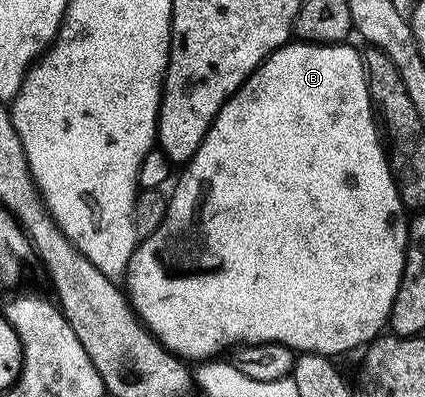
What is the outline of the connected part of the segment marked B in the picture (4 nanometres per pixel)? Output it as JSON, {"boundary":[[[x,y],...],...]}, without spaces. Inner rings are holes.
{"boundary":[[[291,42],[287,47],[277,49],[221,110],[201,150],[197,150],[190,164],[182,169],[183,177],[179,185],[178,180],[174,185],[175,193],[170,193],[161,230],[157,230],[157,234],[142,241],[135,249],[131,265],[127,268],[125,291],[147,331],[171,355],[178,356],[184,362],[211,362],[222,357],[219,356],[222,352],[227,354],[240,346],[283,344],[299,354],[315,352],[319,356],[340,358],[346,352],[366,349],[384,335],[391,319],[393,302],[397,302],[397,290],[403,281],[409,212],[395,183],[395,176],[391,173],[391,161],[381,139],[371,91],[367,88],[367,69],[363,67],[363,56],[351,47]]]}

